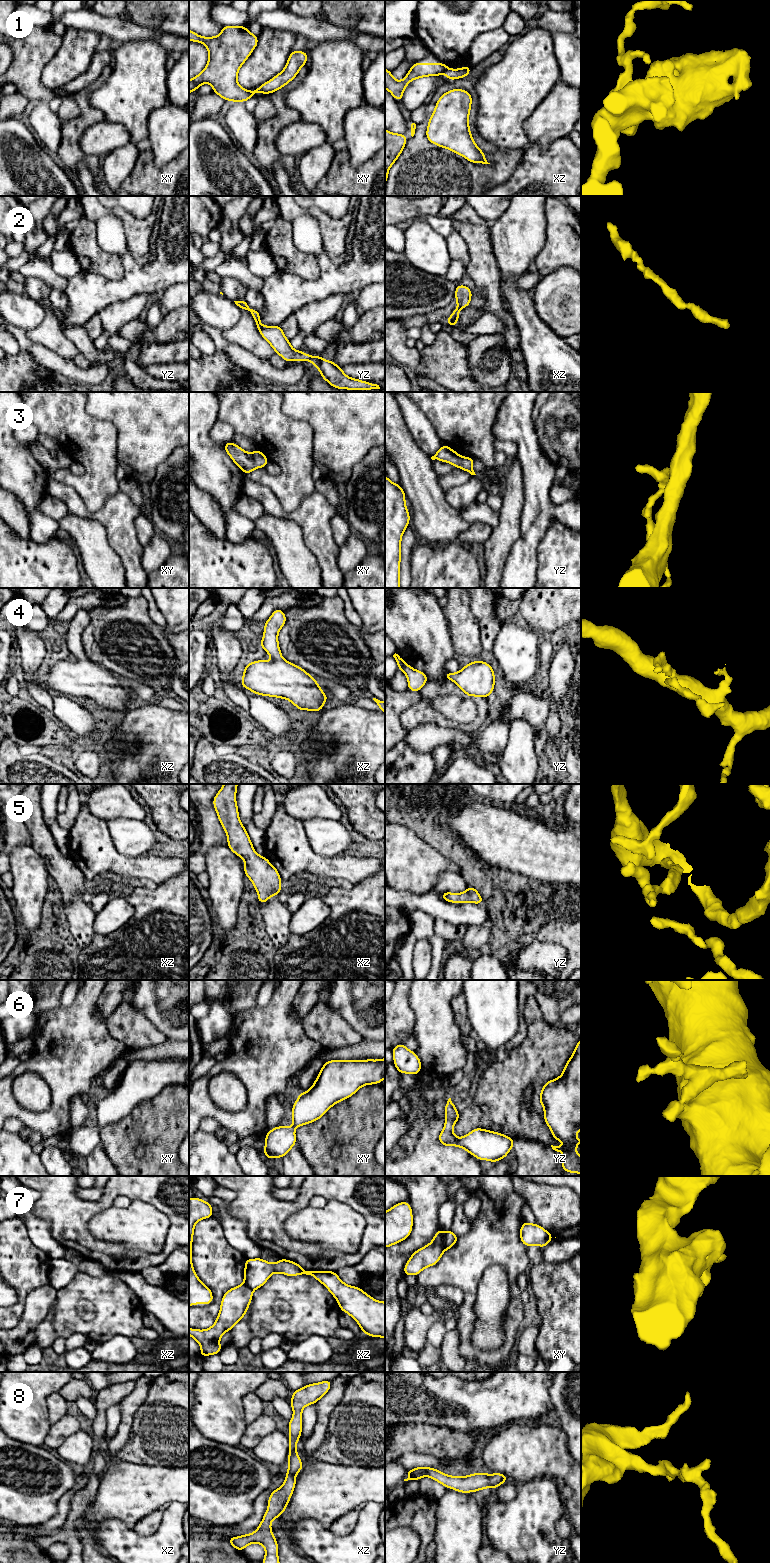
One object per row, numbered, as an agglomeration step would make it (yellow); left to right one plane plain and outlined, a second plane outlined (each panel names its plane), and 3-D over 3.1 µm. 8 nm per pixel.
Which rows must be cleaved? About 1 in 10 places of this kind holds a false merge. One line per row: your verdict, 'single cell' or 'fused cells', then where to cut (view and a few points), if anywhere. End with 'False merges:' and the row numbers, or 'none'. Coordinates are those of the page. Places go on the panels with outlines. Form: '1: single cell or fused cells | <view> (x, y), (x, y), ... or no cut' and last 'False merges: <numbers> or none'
1: fused cells | xy (251, 91), (253, 93)
2: single cell | no cut
3: single cell | no cut
4: single cell | no cut
5: single cell | no cut
6: single cell | no cut
7: fused cells | xy (445, 1232), (443, 1250)
8: single cell | no cut
False merges: 1, 7

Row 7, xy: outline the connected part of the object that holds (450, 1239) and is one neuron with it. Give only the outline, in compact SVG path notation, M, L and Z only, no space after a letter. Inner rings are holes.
M451 1230L446 1231L444 1237L444 1251L454 1246L457 1240L458 1236L455 1235Z

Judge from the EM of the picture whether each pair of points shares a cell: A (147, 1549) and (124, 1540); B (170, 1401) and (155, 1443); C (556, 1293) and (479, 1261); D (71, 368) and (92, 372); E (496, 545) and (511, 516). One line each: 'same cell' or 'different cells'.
A: same cell
B: same cell
C: different cells
D: same cell
E: same cell

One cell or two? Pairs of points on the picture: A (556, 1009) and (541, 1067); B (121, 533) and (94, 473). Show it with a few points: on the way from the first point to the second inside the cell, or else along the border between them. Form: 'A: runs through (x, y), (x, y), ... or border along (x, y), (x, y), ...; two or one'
A: border along (539, 1005), (542, 1017), (549, 1024), (556, 1024); two
B: border along (119, 491), (94, 511), (89, 511), (82, 500); two

